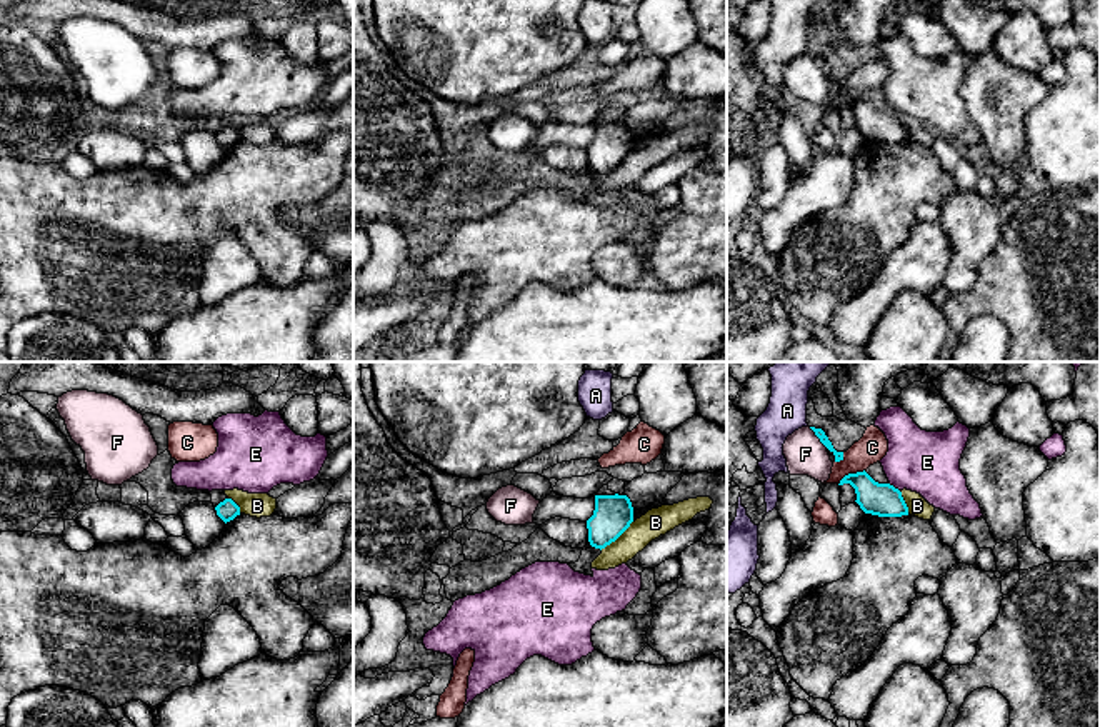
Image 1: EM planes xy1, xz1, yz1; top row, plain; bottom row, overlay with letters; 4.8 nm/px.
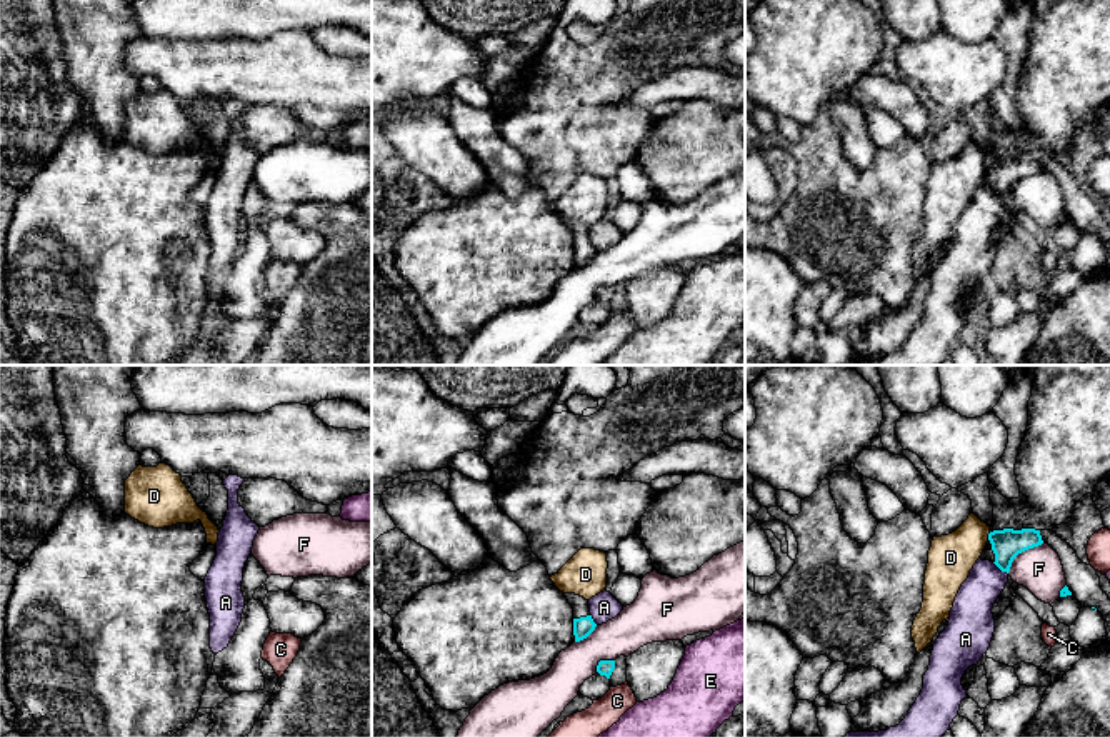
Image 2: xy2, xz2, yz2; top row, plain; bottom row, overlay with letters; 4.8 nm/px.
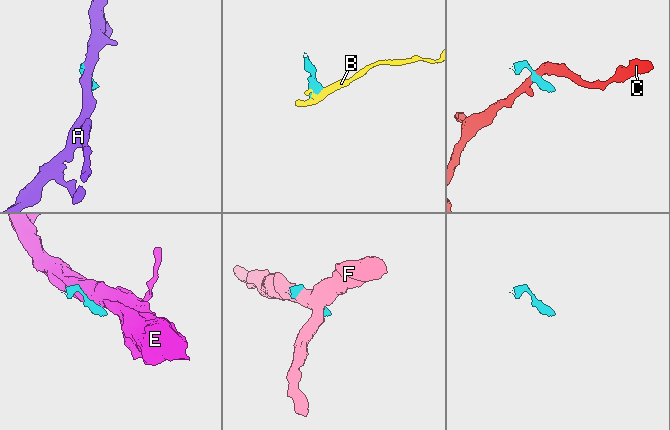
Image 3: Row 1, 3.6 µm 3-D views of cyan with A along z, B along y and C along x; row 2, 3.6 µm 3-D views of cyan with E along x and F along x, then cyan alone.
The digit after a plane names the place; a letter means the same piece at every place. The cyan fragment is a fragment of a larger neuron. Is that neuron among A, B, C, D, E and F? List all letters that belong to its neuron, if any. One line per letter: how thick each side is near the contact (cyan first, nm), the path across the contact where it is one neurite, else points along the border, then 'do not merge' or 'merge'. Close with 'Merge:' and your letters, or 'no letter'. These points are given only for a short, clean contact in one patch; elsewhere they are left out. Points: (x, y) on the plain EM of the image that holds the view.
A: 150 nm thick on the cyan side, 190 nm on the other; border along yz2 (992, 189), (1007, 200); do not merge
B: 190 nm thick on the cyan side, 140 nm on the other; border along xz1 (632, 147), (614, 167), (600, 175); do not merge
C: 160 nm thick on the cyan side, 150 nm on the other; border along yz1 (864, 95), (847, 100), (839, 110); do not merge
D: 150 nm thick on the cyan side, 220 nm on the other; border along yz2 (990, 159), (987, 165); do not merge
E: 160 nm thick on the cyan side, 300 nm on the other; border along yz1 (889, 110), (899, 117); do not merge
F: 150 nm thick on the cyan side, 220 nm on the other; border along yz2 (1044, 169), (1022, 177), (1007, 199); do not merge
Merge: no letter

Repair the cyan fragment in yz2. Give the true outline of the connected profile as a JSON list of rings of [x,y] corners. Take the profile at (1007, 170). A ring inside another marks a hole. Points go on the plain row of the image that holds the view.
[[[1003,155],[988,160],[988,168],[980,182],[982,187],[993,188],[1002,198],[1010,198],[1013,185],[1033,173],[1042,172],[1040,157],[1035,155]]]

